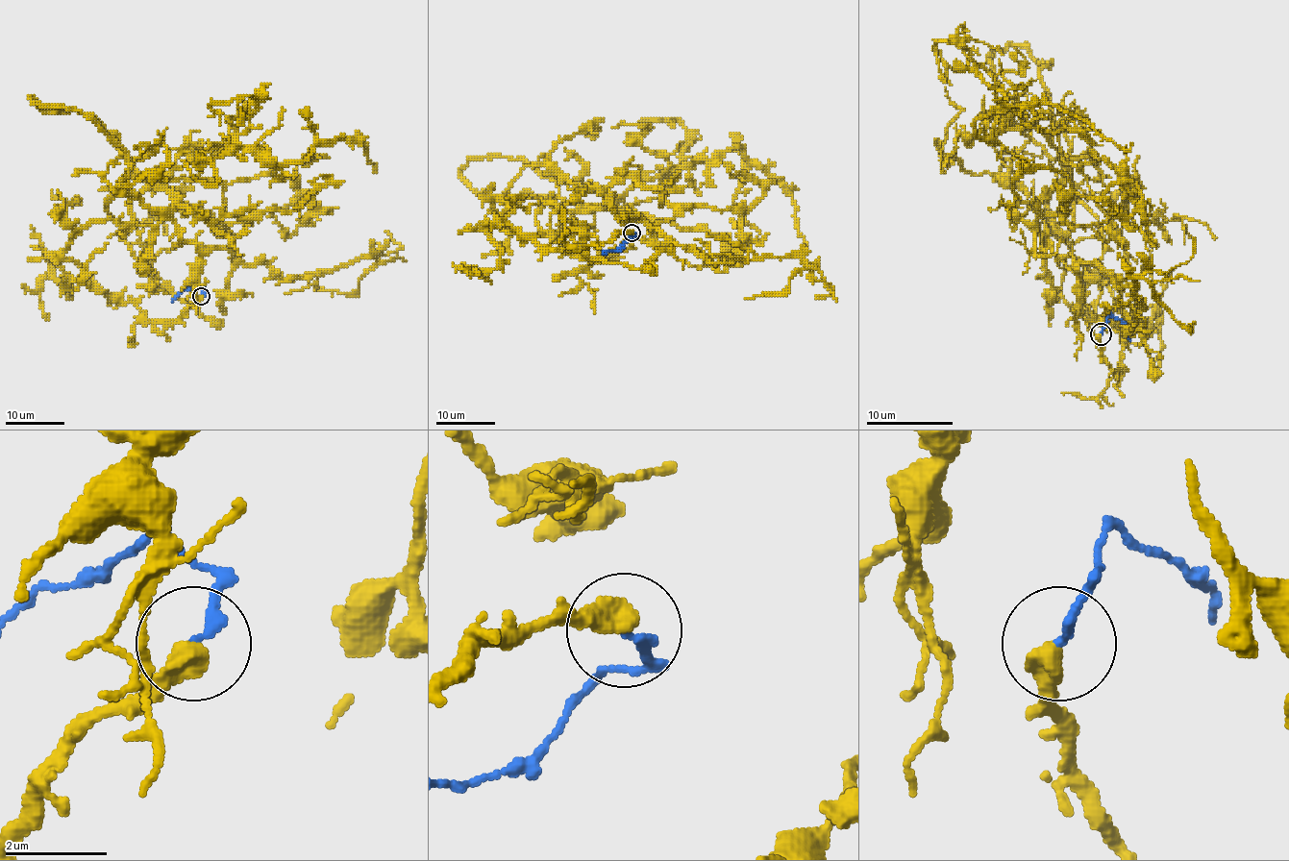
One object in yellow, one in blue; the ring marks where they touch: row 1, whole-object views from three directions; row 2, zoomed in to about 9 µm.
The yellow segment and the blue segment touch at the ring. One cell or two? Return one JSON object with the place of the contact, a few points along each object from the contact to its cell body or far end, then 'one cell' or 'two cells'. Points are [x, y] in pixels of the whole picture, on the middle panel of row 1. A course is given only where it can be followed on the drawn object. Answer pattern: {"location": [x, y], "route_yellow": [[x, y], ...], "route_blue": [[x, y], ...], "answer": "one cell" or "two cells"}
{"location": [632, 233], "route_yellow": [[632, 233], [543, 249], [493, 222], [603, 189], [707, 260], [803, 260], [744, 297]], "route_blue": [[632, 233], [633, 235], [614, 250], [603, 253]], "answer": "two cells"}

